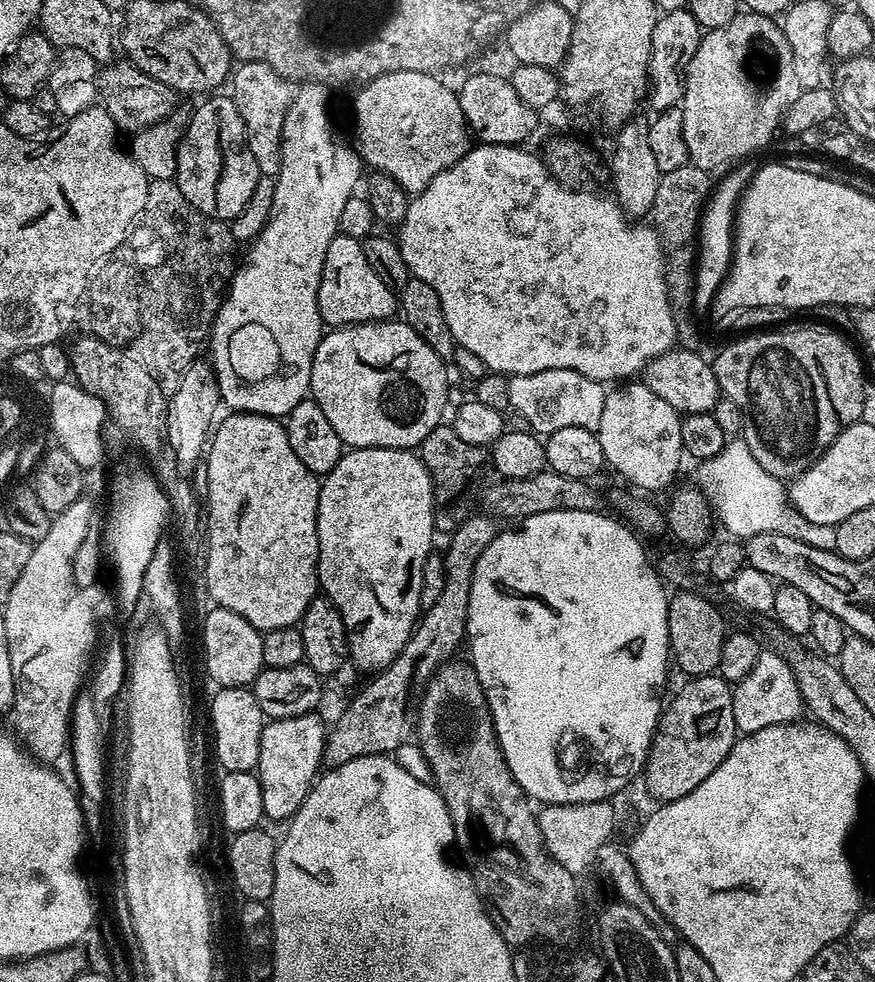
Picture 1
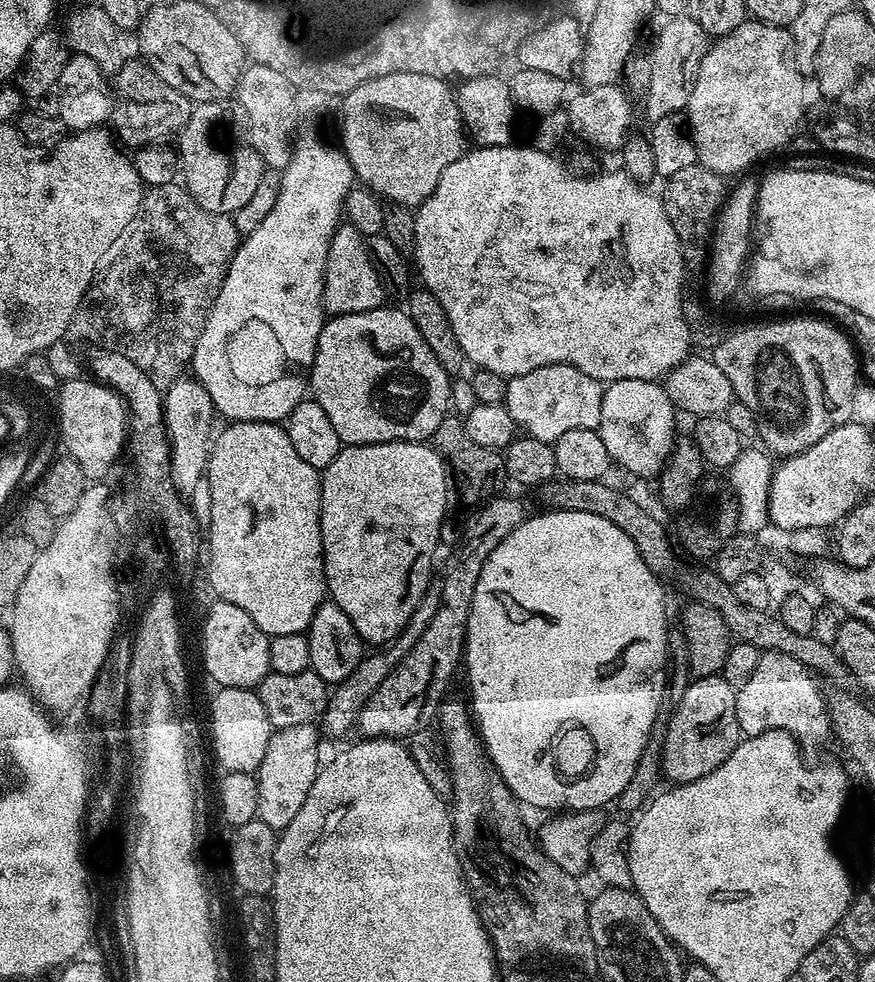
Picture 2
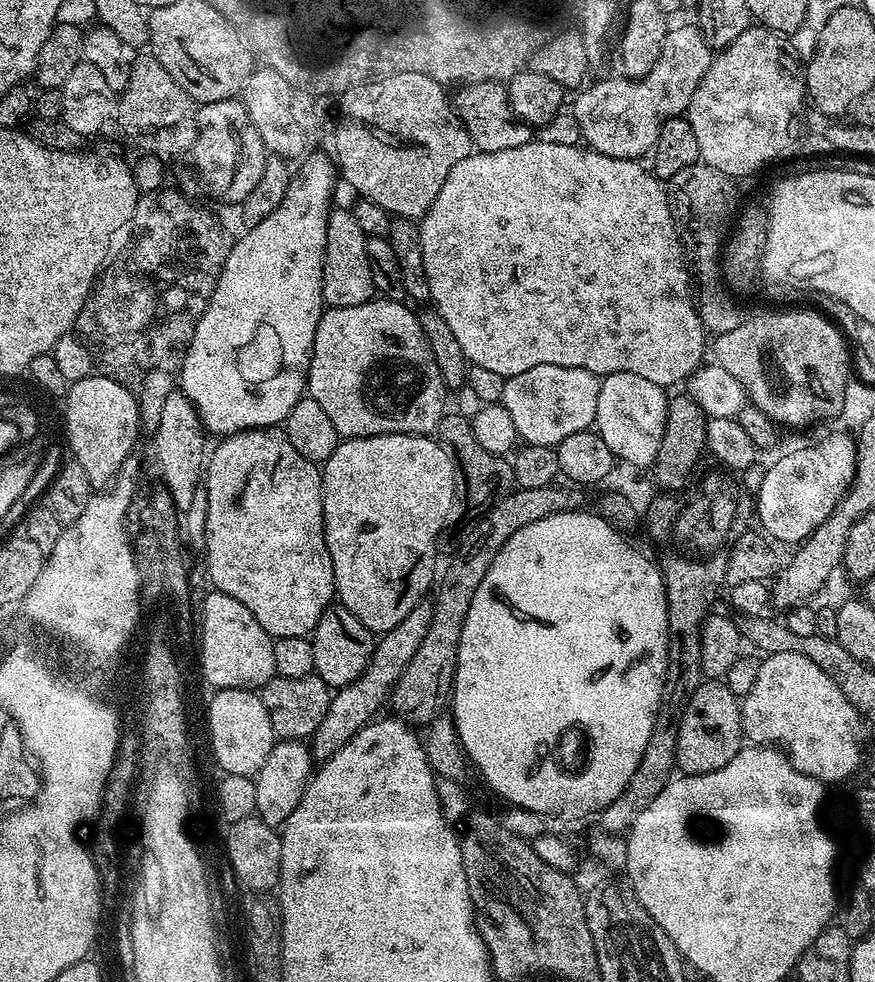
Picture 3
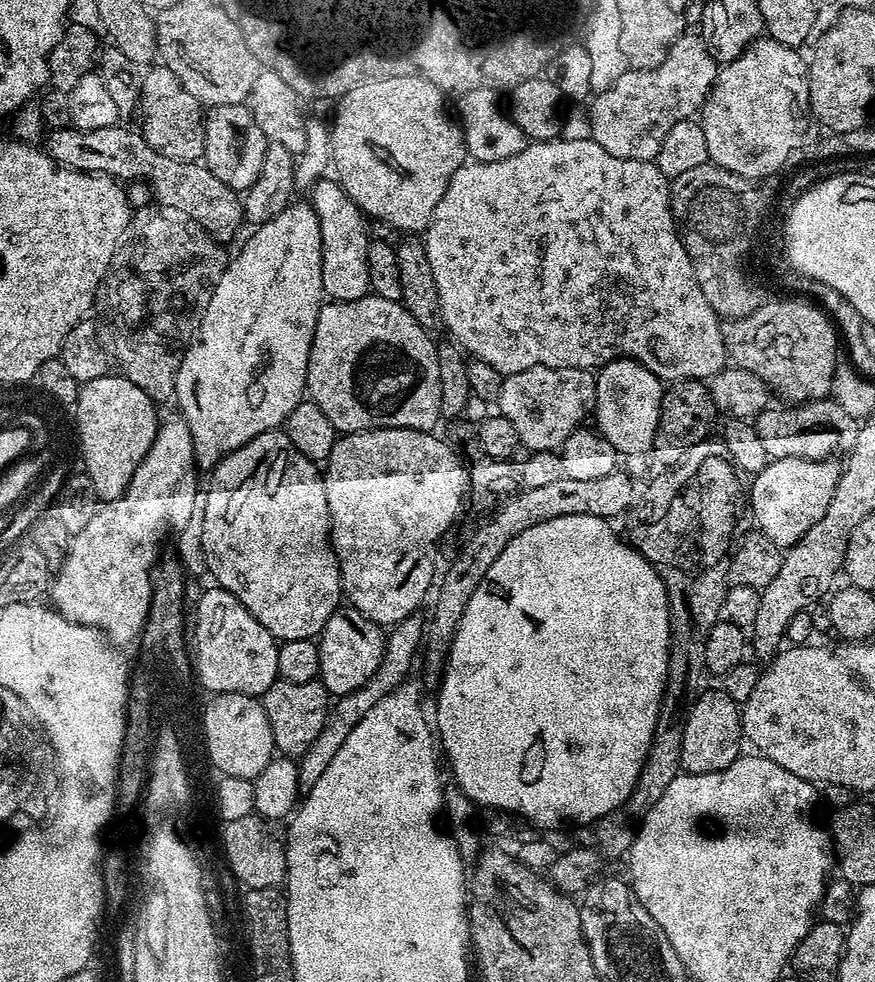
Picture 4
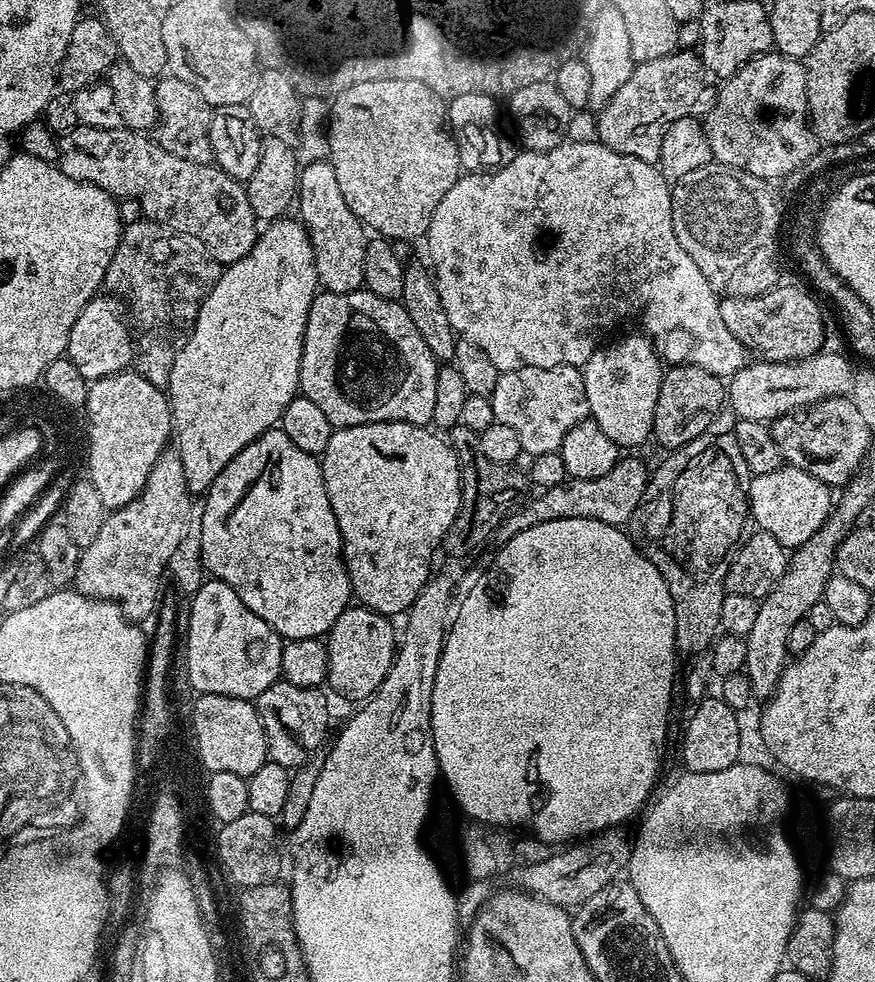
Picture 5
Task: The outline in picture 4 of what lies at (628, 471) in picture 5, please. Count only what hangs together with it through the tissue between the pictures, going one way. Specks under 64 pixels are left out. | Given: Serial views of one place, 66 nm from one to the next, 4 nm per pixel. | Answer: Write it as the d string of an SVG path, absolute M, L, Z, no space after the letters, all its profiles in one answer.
M623 470L606 474L606 478L579 479L562 475L556 482L534 489L524 488L517 491L508 501L500 505L487 517L488 520L468 541L460 552L460 557L448 568L444 577L438 580L436 605L432 608L432 620L426 624L426 644L428 640L428 668L439 673L448 655L448 648L456 633L458 622L462 622L462 614L466 610L466 602L470 602L470 594L486 578L486 570L494 566L494 558L506 550L510 538L518 538L522 530L534 526L538 522L550 522L550 518L566 518L570 514L586 514L605 518L623 517L634 503L632 496L632 480Z

